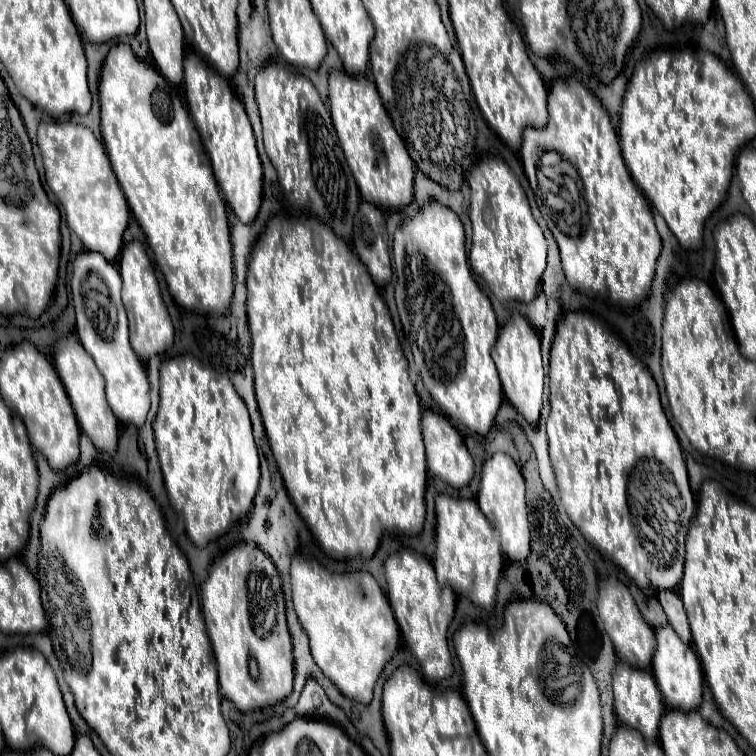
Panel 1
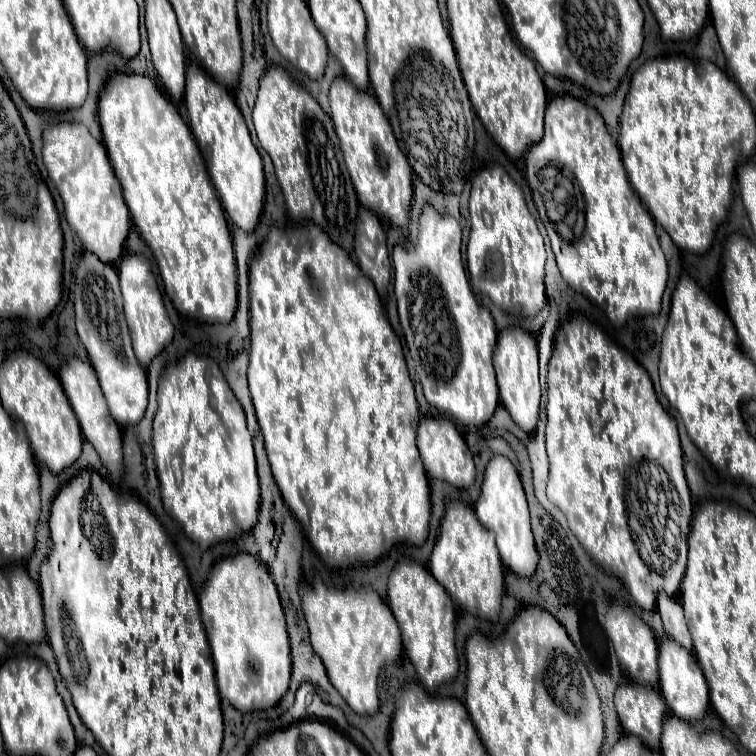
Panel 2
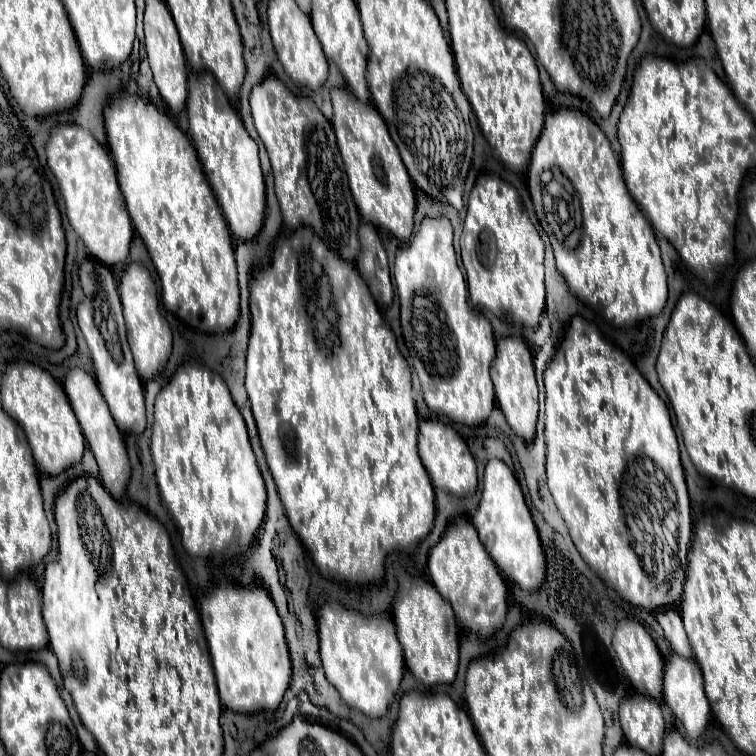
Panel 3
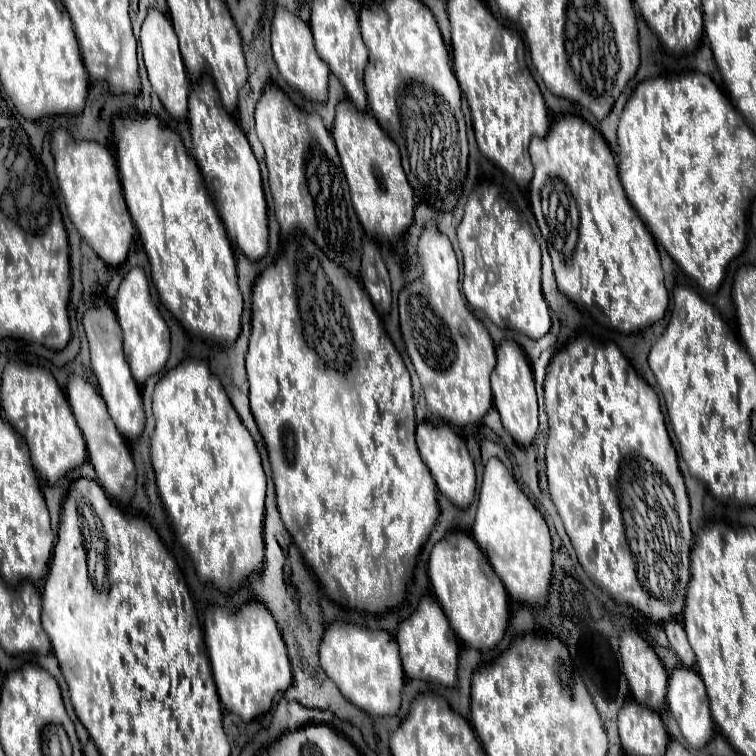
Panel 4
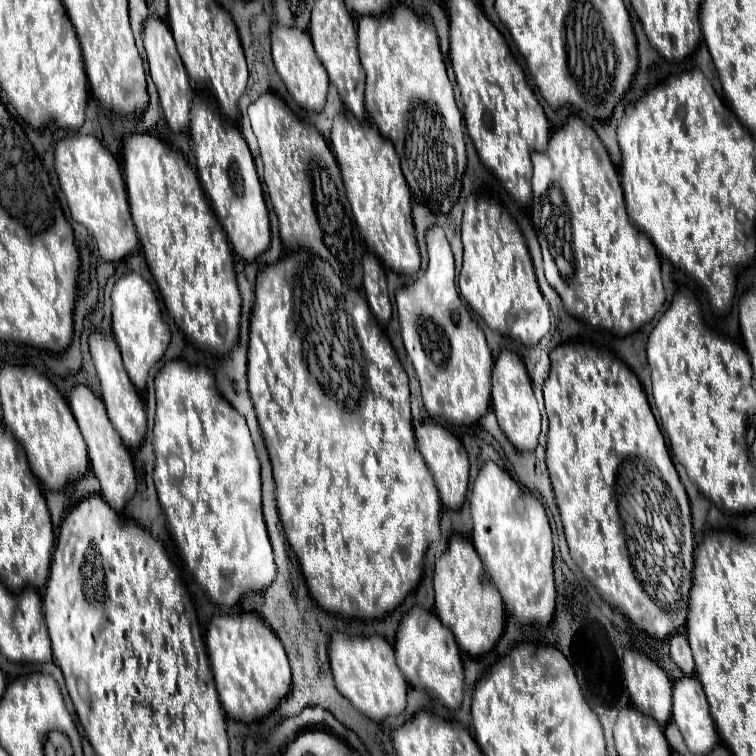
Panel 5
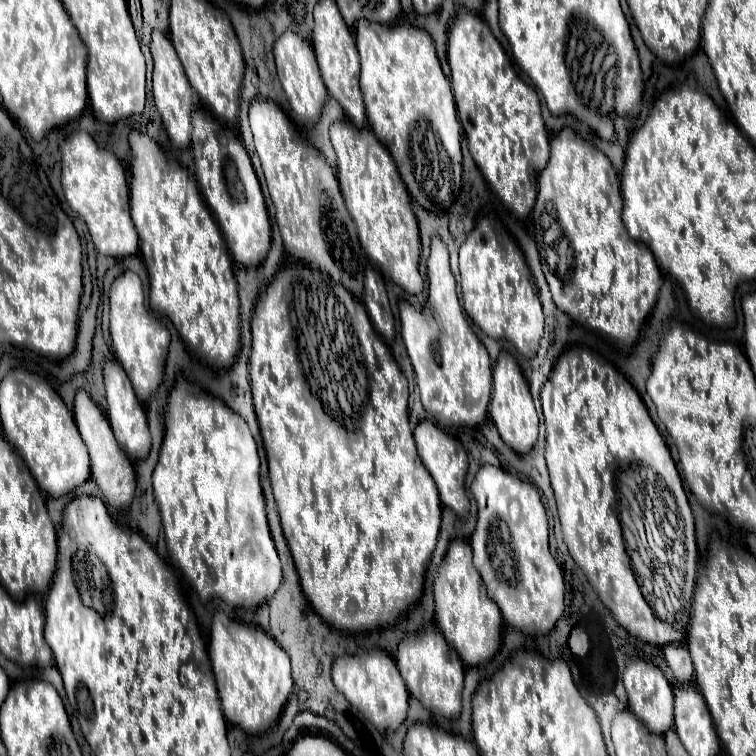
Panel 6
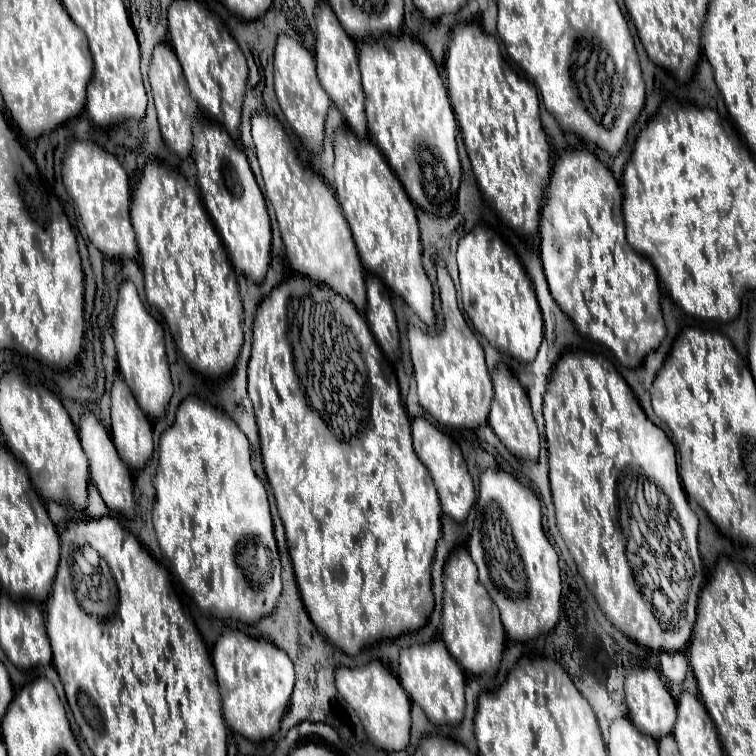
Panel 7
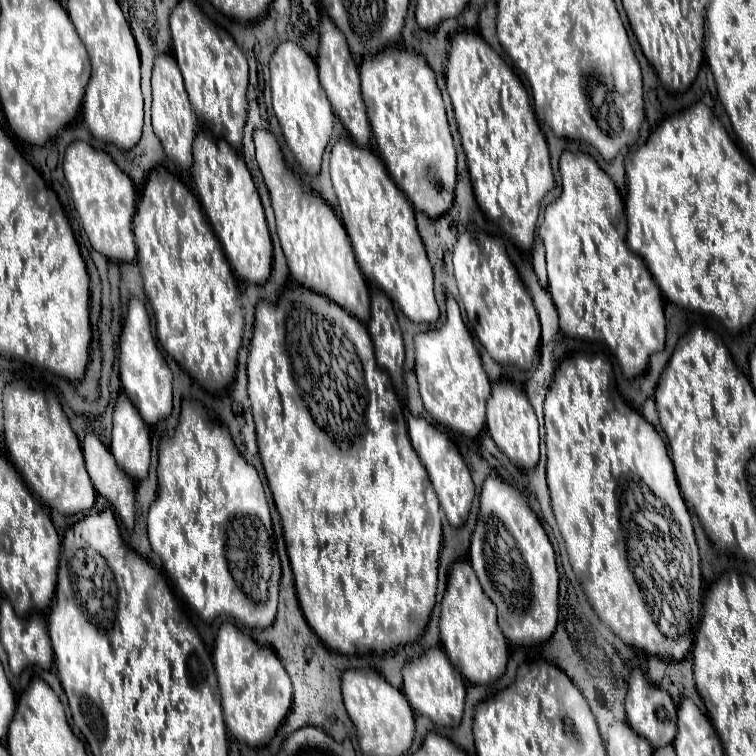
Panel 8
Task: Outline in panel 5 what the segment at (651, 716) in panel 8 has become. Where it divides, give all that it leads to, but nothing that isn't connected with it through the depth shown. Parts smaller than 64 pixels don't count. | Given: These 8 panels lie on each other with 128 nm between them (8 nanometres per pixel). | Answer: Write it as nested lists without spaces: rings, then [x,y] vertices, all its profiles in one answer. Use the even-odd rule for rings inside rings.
[[[628,650],[622,660],[622,674],[632,706],[644,716],[652,716],[664,728],[672,714],[672,684],[666,672],[648,656]]]

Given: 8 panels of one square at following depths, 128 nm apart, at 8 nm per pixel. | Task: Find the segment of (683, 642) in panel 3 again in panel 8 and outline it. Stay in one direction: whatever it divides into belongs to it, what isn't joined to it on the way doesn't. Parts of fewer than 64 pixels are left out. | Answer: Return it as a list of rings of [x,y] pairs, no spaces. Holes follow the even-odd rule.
[[[650,656],[650,658],[648,658],[648,670],[646,670],[648,678],[650,678],[654,684],[658,684],[658,682],[664,678],[664,672],[666,672],[666,662],[660,660],[660,658],[656,658],[656,656]]]

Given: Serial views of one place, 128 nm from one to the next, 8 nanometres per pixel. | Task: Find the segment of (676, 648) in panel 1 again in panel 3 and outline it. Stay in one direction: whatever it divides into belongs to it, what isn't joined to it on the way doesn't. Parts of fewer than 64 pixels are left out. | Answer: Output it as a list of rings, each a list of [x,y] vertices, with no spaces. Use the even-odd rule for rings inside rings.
[[[672,654],[672,658],[666,662],[664,668],[664,700],[674,712],[674,716],[682,722],[686,734],[696,740],[702,736],[710,722],[710,704],[708,698],[704,696],[704,682],[702,682],[702,672],[692,658],[682,658]]]

